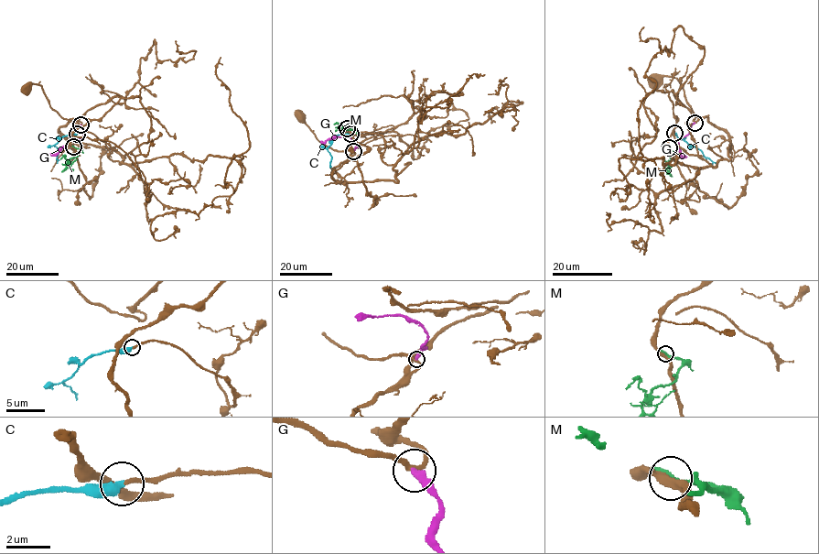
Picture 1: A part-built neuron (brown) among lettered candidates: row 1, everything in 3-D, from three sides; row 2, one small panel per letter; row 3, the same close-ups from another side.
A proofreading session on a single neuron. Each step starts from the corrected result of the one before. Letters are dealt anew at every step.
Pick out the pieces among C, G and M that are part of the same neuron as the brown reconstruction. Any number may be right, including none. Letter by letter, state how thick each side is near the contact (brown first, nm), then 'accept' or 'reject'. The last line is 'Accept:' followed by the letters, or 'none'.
C: 150 nm thick on the brown side, 480 nm on the other; accept
G: 200 nm thick on the brown side, 300 nm on the other; reject
M: 360 nm thick on the brown side, 280 nm on the other; reject
Accept: C

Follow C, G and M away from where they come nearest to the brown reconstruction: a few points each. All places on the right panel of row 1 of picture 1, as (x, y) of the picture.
C: (674, 133), (680, 139), (701, 151), (713, 162), (712, 166)
G: (695, 123), (691, 131), (678, 140), (678, 150), (684, 157)
M: (668, 148), (668, 162)

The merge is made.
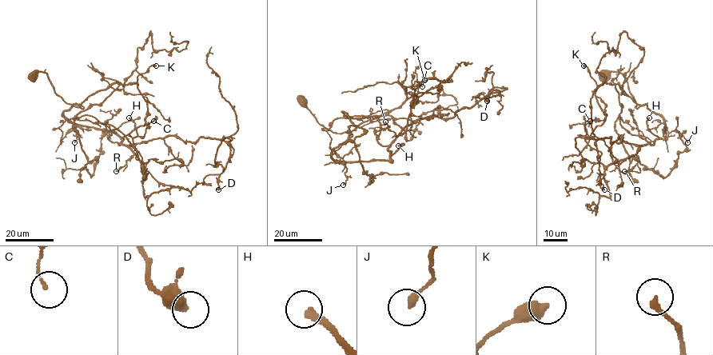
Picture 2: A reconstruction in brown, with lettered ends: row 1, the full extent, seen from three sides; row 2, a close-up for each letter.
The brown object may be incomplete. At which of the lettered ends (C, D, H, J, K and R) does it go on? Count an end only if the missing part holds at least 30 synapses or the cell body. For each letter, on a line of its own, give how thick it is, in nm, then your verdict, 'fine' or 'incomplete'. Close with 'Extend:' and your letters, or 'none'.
C: 110 nm thick; fine
D: 400 nm thick; fine
H: 320 nm thick; incomplete
J: 300 nm thick; fine
K: 550 nm thick; fine
R: 240 nm thick; fine
Extend: H

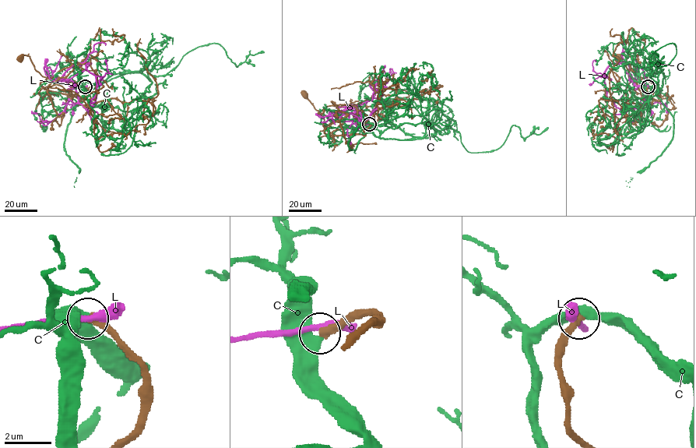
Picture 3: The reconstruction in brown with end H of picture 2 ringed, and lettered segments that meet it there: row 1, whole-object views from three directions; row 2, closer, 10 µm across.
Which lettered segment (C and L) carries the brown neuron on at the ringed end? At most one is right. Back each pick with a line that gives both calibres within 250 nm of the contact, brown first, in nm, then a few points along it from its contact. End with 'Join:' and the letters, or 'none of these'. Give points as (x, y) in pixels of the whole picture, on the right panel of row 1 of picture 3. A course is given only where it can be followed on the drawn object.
Join: none of these

